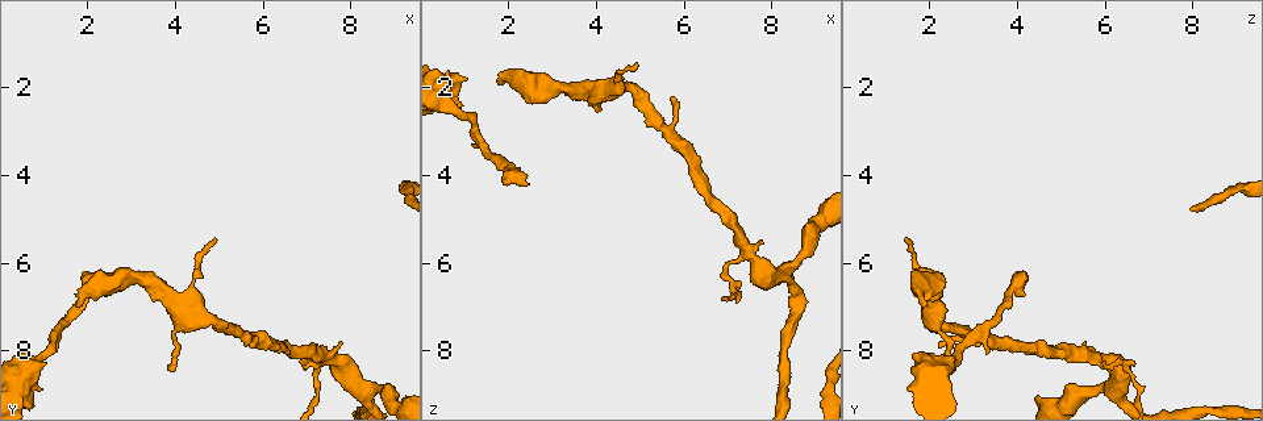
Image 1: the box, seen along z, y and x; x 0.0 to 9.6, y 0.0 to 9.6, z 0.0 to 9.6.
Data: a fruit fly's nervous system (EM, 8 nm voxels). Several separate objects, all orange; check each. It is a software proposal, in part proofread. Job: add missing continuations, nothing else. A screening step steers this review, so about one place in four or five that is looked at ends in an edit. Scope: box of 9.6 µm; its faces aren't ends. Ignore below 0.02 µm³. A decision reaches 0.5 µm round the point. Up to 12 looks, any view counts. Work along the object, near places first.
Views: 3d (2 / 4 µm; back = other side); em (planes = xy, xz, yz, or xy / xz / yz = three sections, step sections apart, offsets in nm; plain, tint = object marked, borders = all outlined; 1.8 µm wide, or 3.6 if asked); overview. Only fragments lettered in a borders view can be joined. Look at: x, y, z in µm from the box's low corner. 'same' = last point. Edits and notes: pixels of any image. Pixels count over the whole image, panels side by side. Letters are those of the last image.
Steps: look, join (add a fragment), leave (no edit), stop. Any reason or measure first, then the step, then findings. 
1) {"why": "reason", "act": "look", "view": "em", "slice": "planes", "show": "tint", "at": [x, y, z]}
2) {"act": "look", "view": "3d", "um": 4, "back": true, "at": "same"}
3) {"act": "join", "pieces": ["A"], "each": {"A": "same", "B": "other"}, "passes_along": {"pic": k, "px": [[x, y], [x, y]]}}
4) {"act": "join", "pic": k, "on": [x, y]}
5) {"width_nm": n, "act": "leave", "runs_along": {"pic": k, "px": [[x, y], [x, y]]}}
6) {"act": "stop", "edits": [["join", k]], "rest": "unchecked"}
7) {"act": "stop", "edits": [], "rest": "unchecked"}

{"why": "thick end", "act": "look", "view": "3d", "um": 4, "at": [0.85, 8.85, 2.45]}

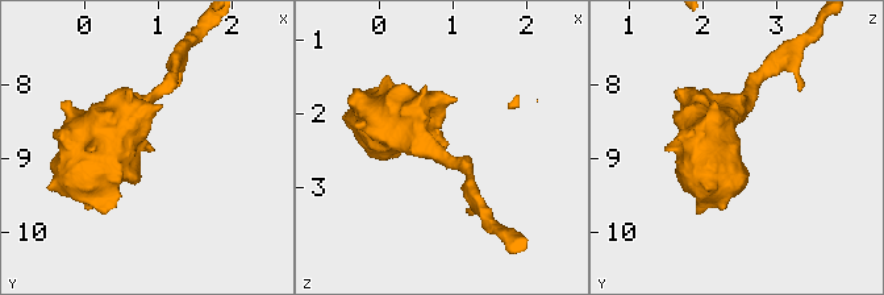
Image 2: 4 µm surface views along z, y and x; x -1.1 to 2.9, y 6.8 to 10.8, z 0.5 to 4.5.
{"why": "now the EM", "act": "look", "view": "em", "slice": "planes", "show": "plain", "at": [0.90, 8.85, 2.50]}

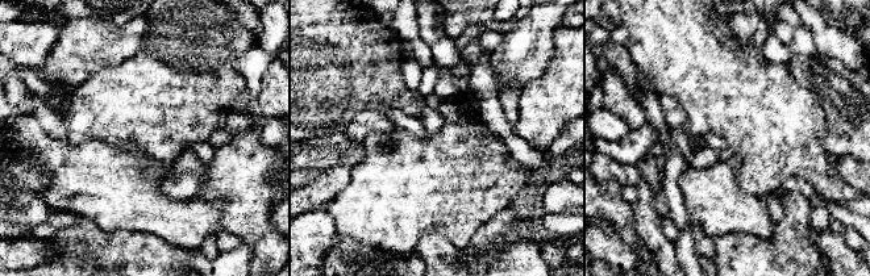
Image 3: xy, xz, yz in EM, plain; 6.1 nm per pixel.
{"why": "what lies round it", "act": "look", "view": "em", "slice": "planes", "show": "borders", "at": "same"}

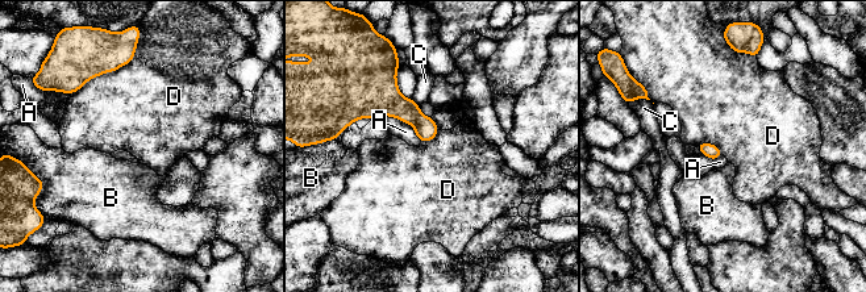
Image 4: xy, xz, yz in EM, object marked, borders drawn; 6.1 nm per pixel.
{"act": "leave", "each": {"A": "other", "B": "other", "C": "other", "D": "other"}, "border": {"pic": 4, "px": [[134, 57], [70, 94]]}, "found": "no lettered fragment goes on from it"}

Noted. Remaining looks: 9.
{"why": "free end", "act": "look", "view": "3d", "um": 4, "at": [1.80, 7.00, 1.95]}

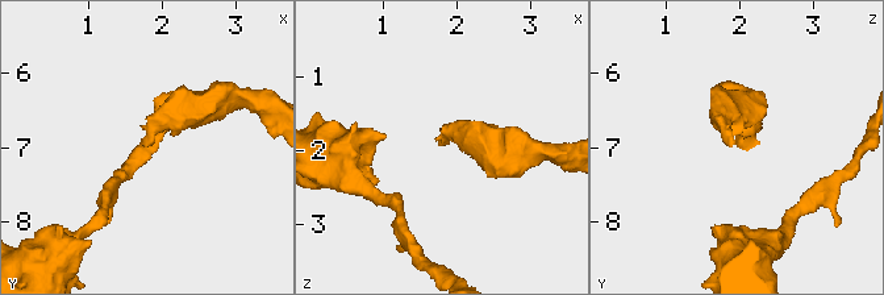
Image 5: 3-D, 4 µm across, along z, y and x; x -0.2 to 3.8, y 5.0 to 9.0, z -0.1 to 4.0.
{"act": "look", "view": "em", "slice": "planes", "show": "plain", "at": [1.80, 6.95, 1.95]}

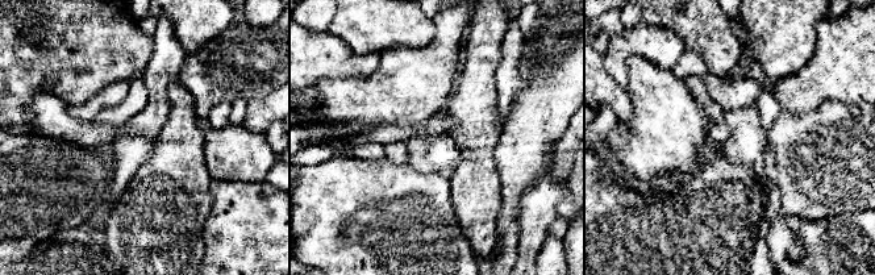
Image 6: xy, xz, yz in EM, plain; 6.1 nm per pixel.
{"why": "see the neighbours", "act": "look", "view": "em", "slice": "planes", "show": "borders", "at": "same"}

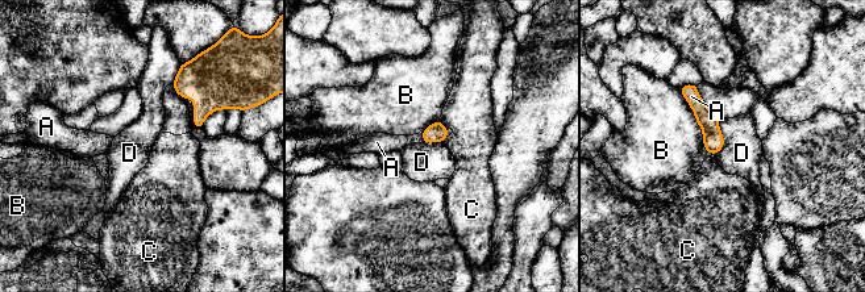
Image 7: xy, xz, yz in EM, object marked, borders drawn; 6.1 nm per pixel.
{"act": "join", "pieces": ["A"], "each": {"A": "same", "B": "other", "C": "other", "D": "other"}, "found": "the neuron continues"}

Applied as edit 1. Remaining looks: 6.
{"why": "see it whole again", "act": "look", "view": "overview"}

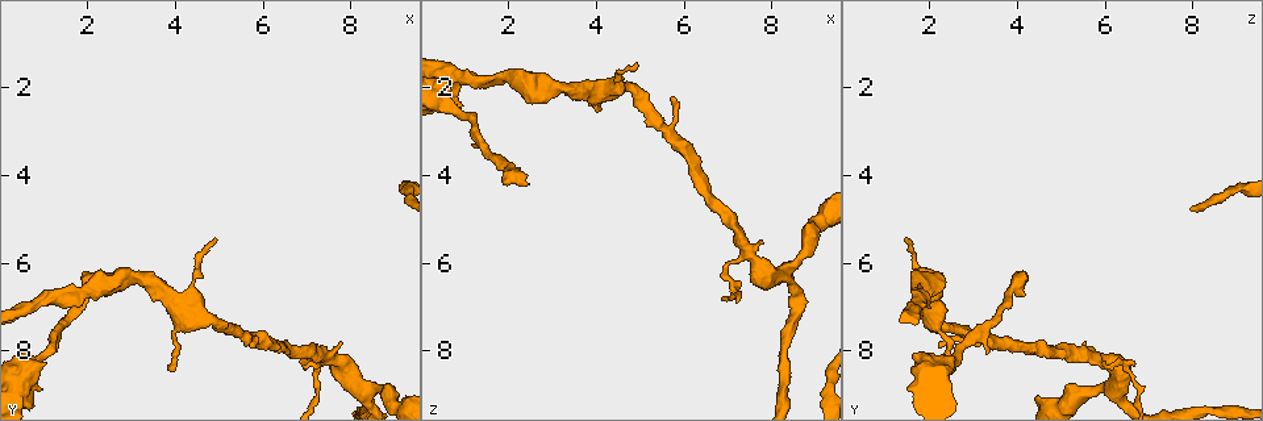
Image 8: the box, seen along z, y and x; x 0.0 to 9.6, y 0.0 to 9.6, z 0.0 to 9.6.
{"why": "an open end", "act": "look", "view": "em", "slice": "xy", "step": 4, "show": "borders", "at": [5.70, 7.90, 2.25]}

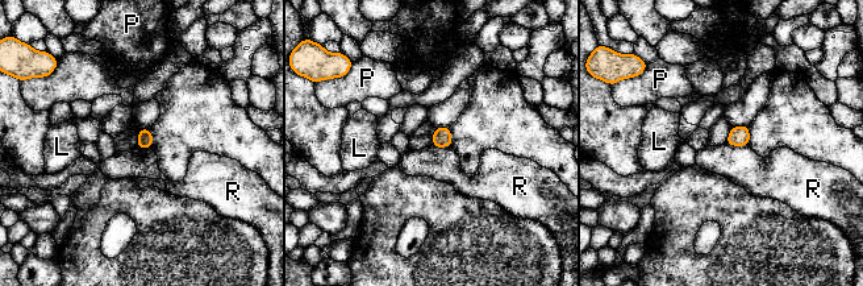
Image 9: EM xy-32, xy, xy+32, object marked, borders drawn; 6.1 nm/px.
{"why": "cut it another way", "act": "look", "view": "em", "slice": "planes", "show": "borders", "at": "same"}

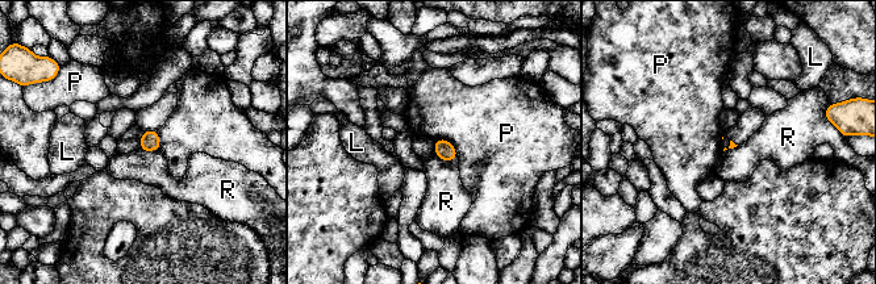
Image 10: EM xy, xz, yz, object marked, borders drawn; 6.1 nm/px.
{"act": "leave", "each": {"L": "other", "P": "other", "R": "other"}, "border": {"pic": 10, "px": [[433, 151], [446, 161], [457, 157]]}, "found": "none of them fits"}

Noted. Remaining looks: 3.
{"why": "tapers out", "act": "look", "view": "em", "um": 3.6, "slice": "xz", "step": 4, "show": "borders", "at": [2.40, 6.25, 4.20]}

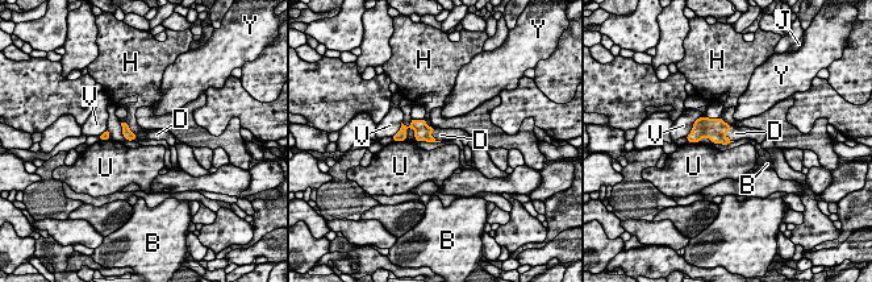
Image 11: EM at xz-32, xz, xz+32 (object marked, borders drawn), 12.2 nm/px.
{"why": "cut it another way", "act": "look", "view": "em", "um": 3.6, "slice": "yz", "step": 4, "show": "borders", "at": "same"}

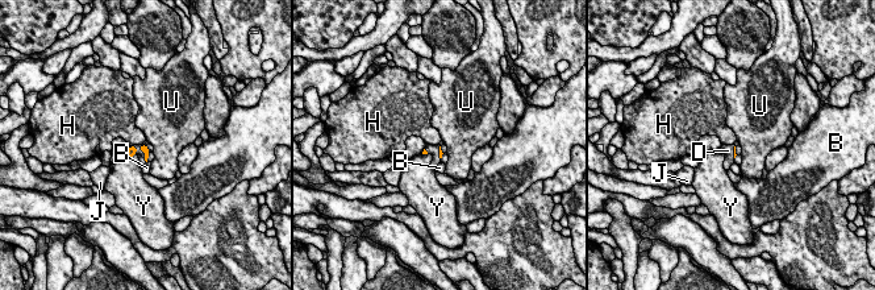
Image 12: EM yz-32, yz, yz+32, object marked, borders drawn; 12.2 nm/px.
{"act": "join", "pieces": ["D"], "each": {"B": "other", "D": "same", "H": "other", "J": "other", "U": "other", "Y": "other"}, "found": "the neuron continues"}

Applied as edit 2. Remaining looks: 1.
{"why": "three arms meet", "act": "look", "view": "em", "slice": "planes", "show": "borders", "at": [8.35, 8.90, 6.10]}

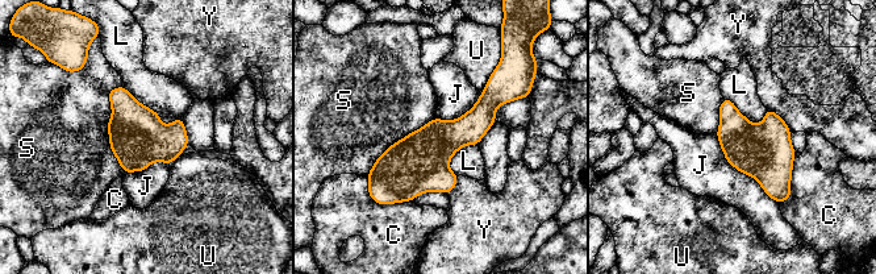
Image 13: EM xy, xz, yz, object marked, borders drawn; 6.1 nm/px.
{"act": "leave", "each": {"C": "other", "J": "other", "L": "other", "S": "other", "U": "other", "Y": "other"}, "runs_along": {"pic": 13, "px": [[508, 96], [400, 174], [374, 178]]}, "found": "no lettered fragment goes on from it"}

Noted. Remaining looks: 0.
{"act": "stop", "edits": [["join", 7], ["join", 12]], "rest": "unchecked"}

